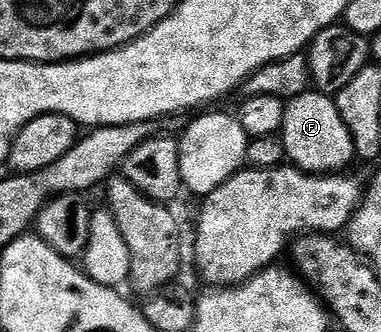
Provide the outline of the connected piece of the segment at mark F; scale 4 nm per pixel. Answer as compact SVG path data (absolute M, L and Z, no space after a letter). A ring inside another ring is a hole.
M306 92L288 99L285 108L285 125L283 127L283 137L285 140L285 157L292 165L296 166L299 170L304 170L306 174L335 174L338 172L345 172L350 169L349 165L355 162L355 144L351 140L351 132L347 132L347 124L343 124L343 116L339 116L339 108L336 101L330 95L319 94L316 92Z

